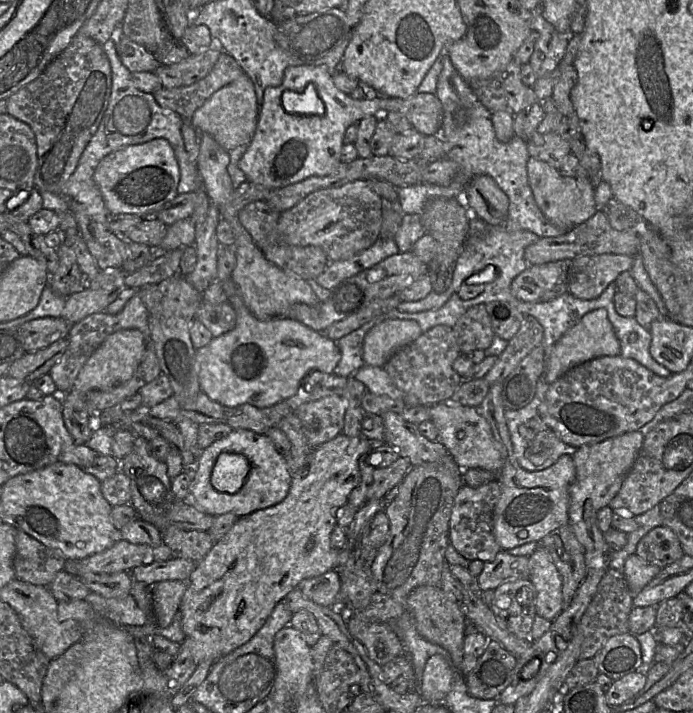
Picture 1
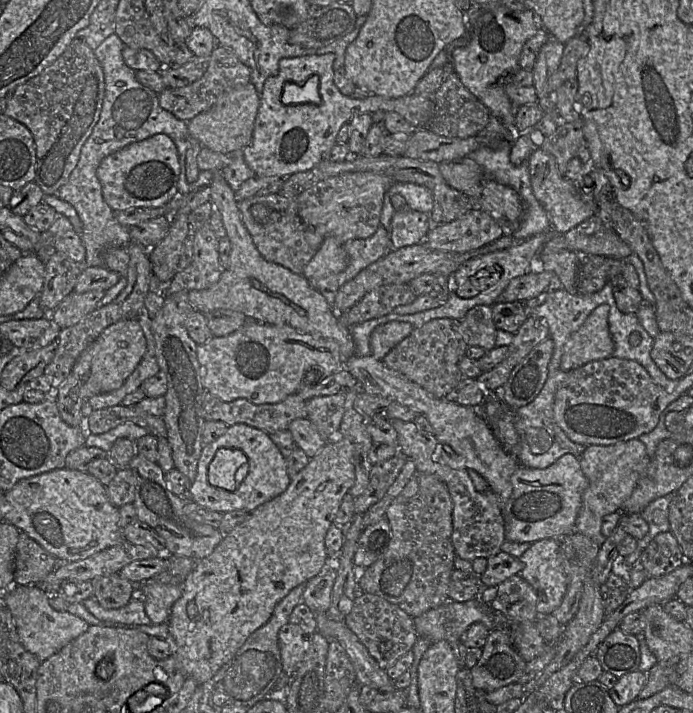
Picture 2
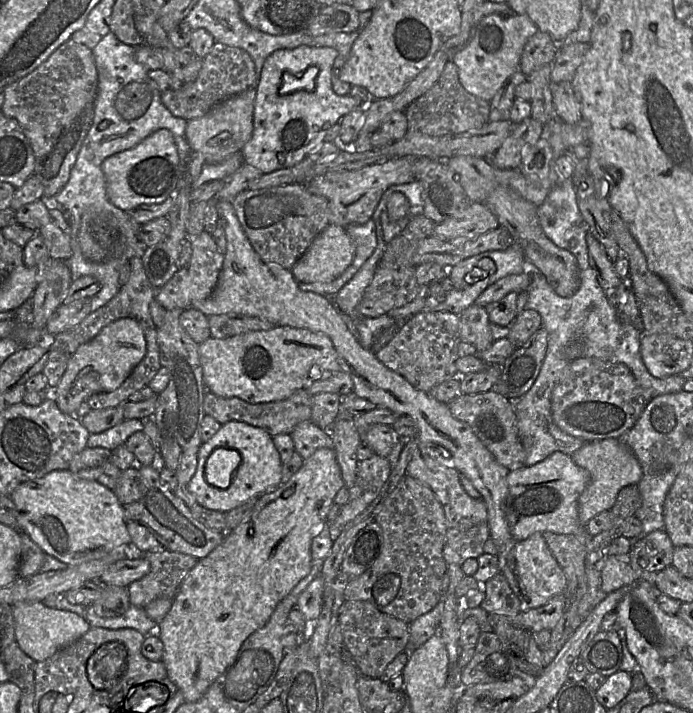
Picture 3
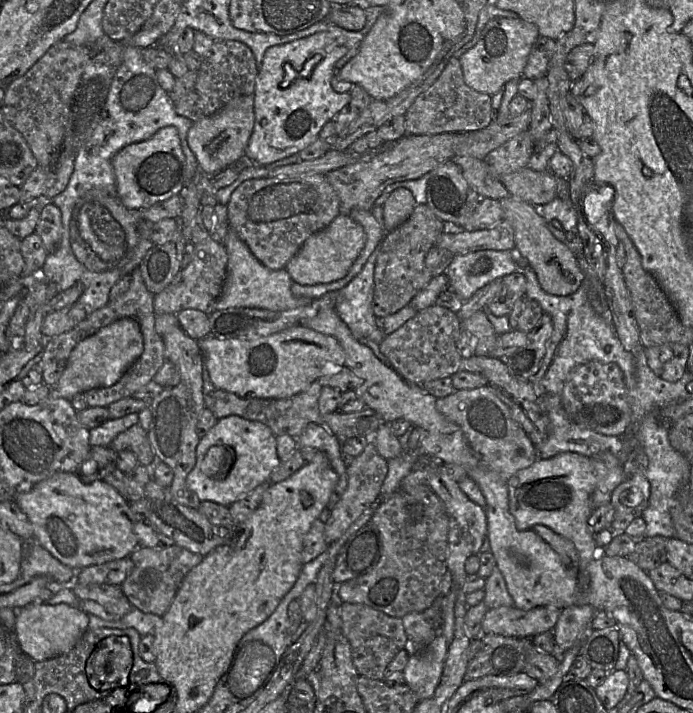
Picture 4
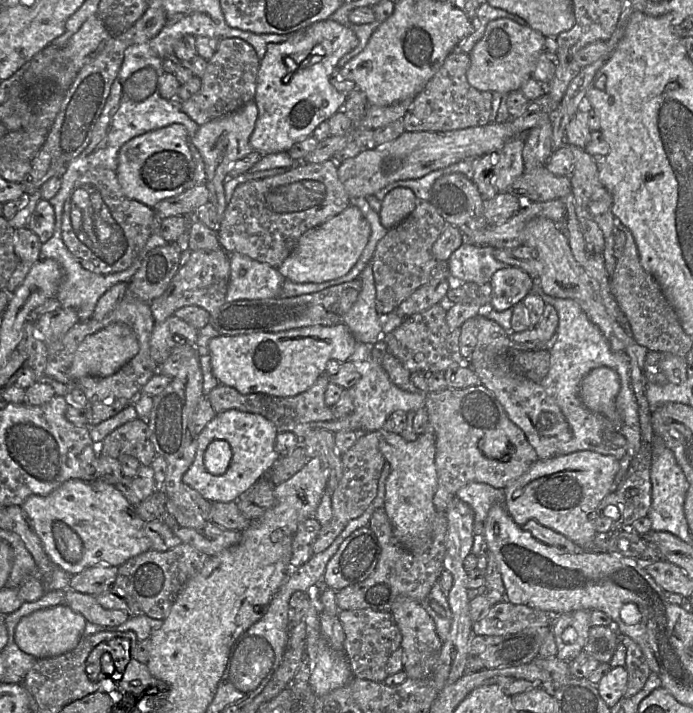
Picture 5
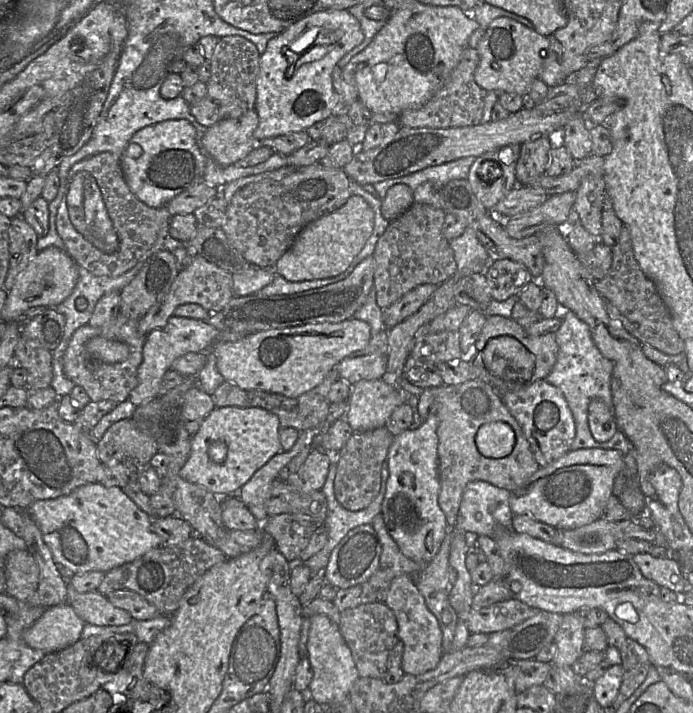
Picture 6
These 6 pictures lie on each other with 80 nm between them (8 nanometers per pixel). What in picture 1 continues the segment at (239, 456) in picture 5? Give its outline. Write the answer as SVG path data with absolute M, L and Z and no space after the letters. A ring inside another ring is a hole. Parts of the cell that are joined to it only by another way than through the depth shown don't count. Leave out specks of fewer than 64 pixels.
M233 429L226 437L215 441L200 453L197 471L190 484L191 501L189 503L213 517L232 513L242 518L282 502L289 492L291 481L292 475L288 470L285 457L277 451L266 434L247 429ZM221 453L240 454L249 462L249 474L242 488L235 494L219 492L211 484L211 473Z

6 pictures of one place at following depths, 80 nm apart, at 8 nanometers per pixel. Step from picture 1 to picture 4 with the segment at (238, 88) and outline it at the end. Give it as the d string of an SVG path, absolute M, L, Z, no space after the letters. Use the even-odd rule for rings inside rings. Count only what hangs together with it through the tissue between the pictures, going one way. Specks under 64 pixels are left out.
M254 93L242 95L215 114L192 123L187 134L187 142L197 159L200 172L215 176L246 155L254 128L254 100Z

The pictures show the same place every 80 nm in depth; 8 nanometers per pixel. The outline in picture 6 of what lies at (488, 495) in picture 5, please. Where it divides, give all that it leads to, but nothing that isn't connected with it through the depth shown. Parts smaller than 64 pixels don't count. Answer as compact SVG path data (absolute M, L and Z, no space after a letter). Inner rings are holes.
M472 481L464 488L455 527L461 532L474 532L494 537L497 528L513 530L513 513L509 498L511 492L494 486L486 481Z

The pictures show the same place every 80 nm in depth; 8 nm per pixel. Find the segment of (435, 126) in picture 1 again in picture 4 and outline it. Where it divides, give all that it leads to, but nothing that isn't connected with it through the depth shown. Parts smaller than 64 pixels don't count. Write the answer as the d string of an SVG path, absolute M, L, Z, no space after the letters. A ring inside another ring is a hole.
M327 31L316 32L290 43L271 46L266 50L256 77L255 121L245 155L253 164L267 166L298 154L319 138L319 132L328 121L332 121L343 109L348 109L350 92L338 93L331 86L331 79L336 71L335 64L346 53L347 47L340 44ZM315 54L320 54L322 59L315 65L310 77L298 76L288 87L280 87L285 77L283 67L285 63L290 63L299 74L304 63Z

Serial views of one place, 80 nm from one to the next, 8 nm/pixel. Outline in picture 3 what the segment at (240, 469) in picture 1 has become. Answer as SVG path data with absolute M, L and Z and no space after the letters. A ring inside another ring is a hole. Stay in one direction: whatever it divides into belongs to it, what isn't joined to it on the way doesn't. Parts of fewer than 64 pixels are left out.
M216 448L205 463L206 482L219 489L228 488L240 463L241 455L237 450Z

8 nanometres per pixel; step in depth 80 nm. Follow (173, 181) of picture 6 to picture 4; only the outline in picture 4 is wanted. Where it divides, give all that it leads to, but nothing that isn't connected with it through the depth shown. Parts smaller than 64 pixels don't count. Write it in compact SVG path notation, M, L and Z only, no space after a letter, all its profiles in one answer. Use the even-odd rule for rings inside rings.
M167 126L149 139L125 146L112 159L117 193L129 209L145 209L178 195L186 184L186 159L177 128Z

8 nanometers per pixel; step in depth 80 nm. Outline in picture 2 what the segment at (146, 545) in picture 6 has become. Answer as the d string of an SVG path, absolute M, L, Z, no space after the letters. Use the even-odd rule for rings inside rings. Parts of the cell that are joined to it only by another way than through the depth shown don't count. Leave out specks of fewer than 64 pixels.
M64 467L25 478L6 491L5 498L6 510L3 521L26 533L54 555L59 563L84 560L124 540L122 528L119 526L119 508L109 500L106 487L88 472Z

